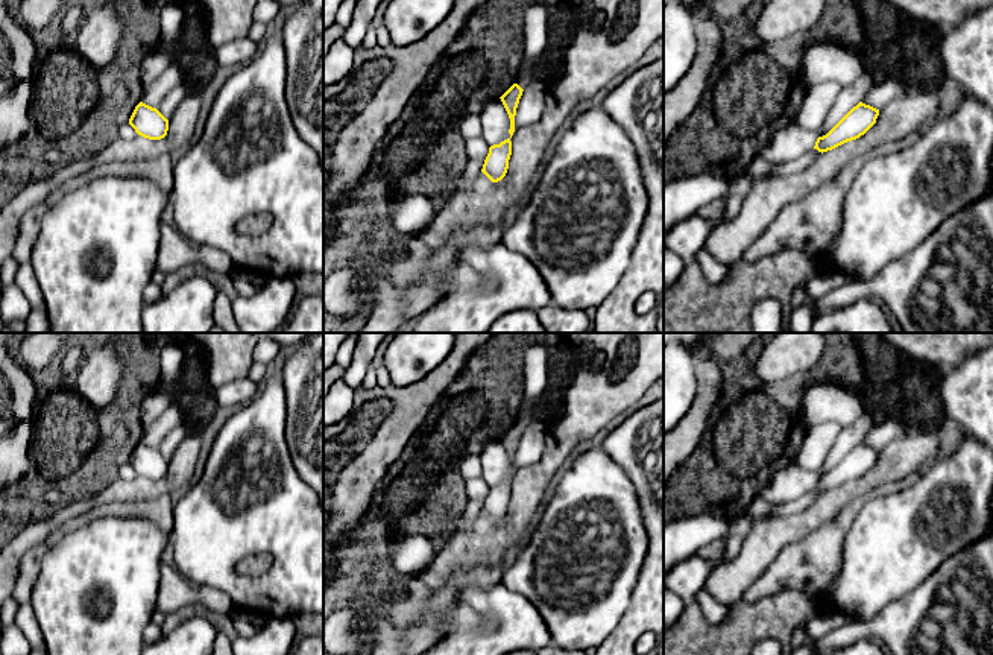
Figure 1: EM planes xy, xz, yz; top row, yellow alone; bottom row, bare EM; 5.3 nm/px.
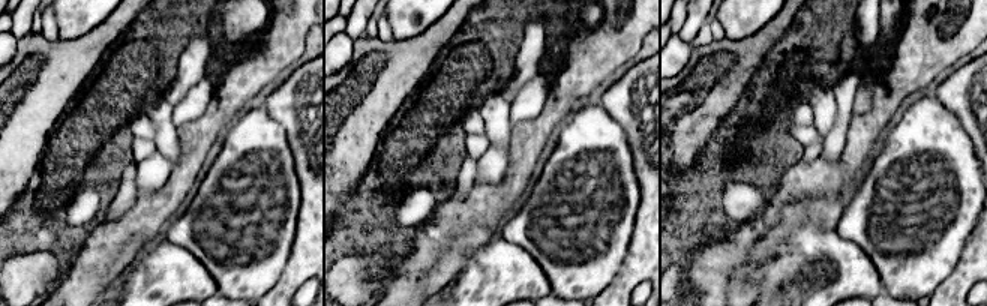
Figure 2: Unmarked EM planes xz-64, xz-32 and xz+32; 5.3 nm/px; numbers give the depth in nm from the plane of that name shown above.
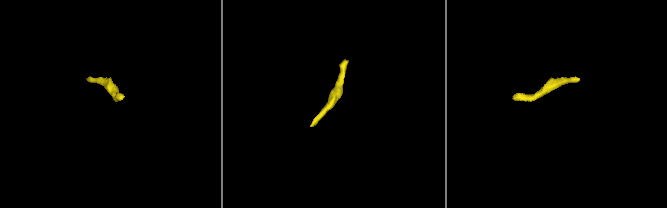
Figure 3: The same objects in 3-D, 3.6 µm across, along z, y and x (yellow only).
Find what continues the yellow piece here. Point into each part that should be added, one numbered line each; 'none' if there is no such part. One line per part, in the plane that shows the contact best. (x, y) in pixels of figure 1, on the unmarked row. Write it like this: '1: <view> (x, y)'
none

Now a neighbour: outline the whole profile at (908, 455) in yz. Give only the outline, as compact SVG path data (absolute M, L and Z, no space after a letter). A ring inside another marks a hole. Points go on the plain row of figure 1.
M909 432L881 448L876 464L864 476L823 492L805 511L750 524L733 561L721 561L726 536L697 550L697 556L717 561L705 591L724 605L735 605L785 546L803 540L856 497L879 485L917 474L941 454L935 433Z

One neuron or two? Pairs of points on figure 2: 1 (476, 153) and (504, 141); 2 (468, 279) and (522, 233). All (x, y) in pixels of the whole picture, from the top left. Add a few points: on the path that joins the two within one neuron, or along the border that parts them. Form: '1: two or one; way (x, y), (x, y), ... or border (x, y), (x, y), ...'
1: two; border (486, 134), (491, 141)
2: two; border (498, 231), (504, 239), (518, 243), (537, 264)

